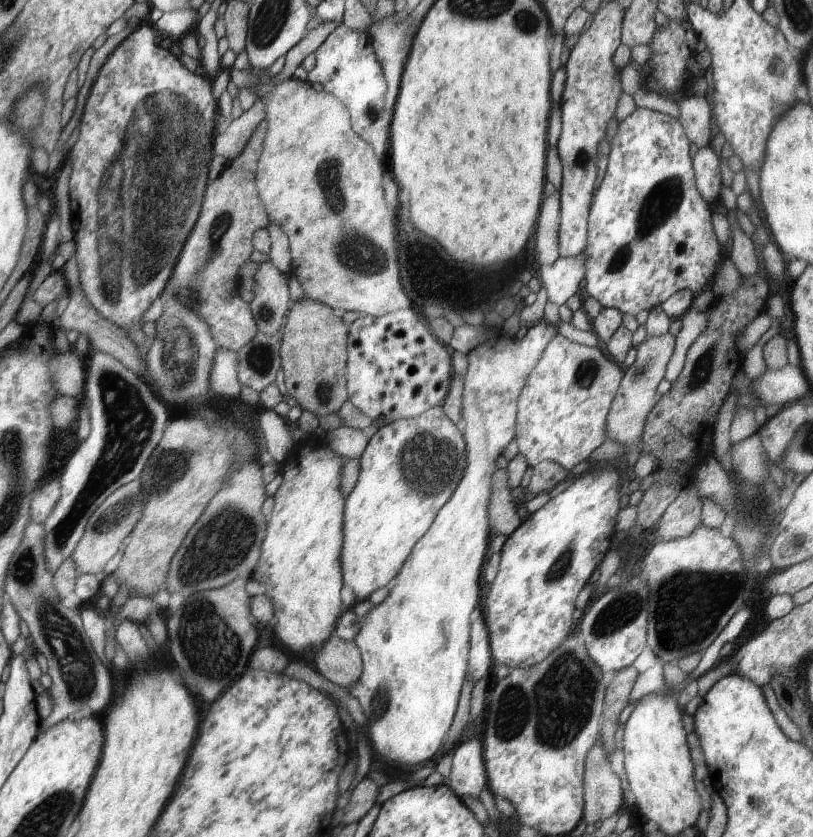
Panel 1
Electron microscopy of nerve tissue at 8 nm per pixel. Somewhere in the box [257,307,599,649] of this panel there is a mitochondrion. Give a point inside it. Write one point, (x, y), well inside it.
(423, 479)

